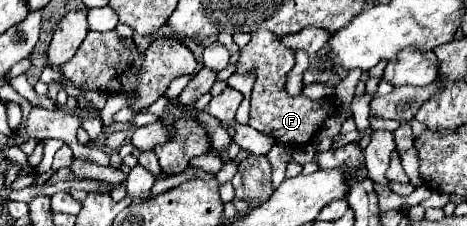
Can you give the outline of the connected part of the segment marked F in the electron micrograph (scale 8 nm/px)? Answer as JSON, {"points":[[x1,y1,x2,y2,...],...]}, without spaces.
{"points":[[256,30,252,34,252,40,248,46,242,48,240,60,238,60,238,72,256,72,256,84,252,90,250,100,250,120,248,126,256,128,262,134,268,134,274,138,280,146,304,146,312,142,316,132,322,128,324,120,334,114,332,102,328,98,308,102,302,94,300,96,288,96,286,92,286,76,294,68,294,52,286,48,282,42,278,42,276,34,268,30]]}

